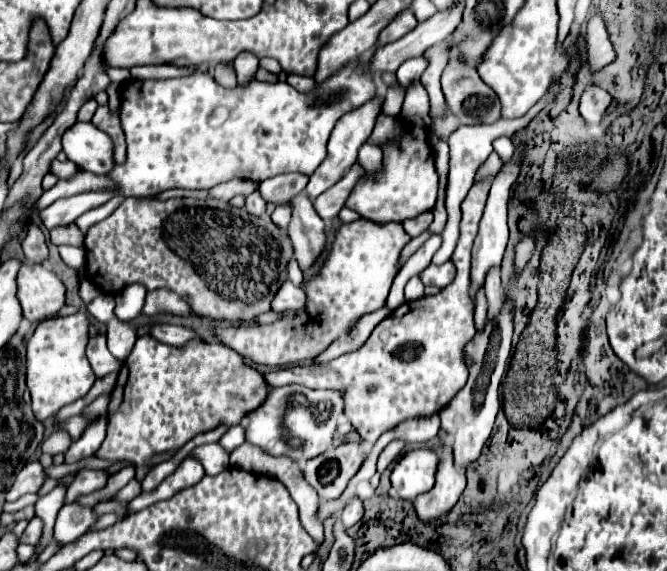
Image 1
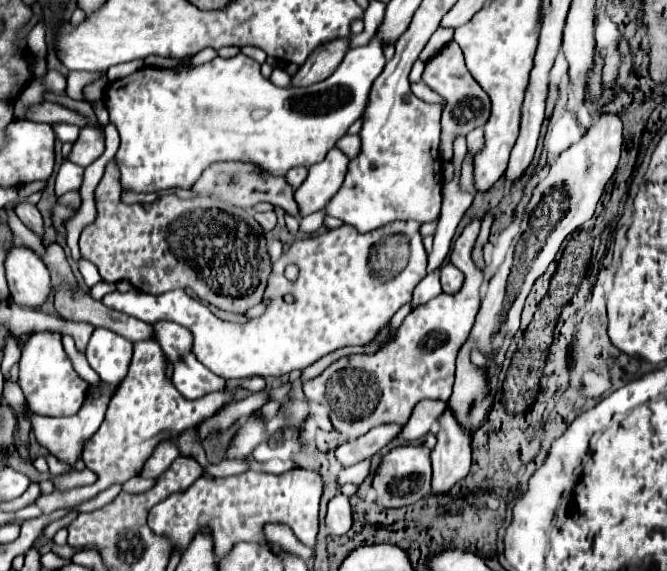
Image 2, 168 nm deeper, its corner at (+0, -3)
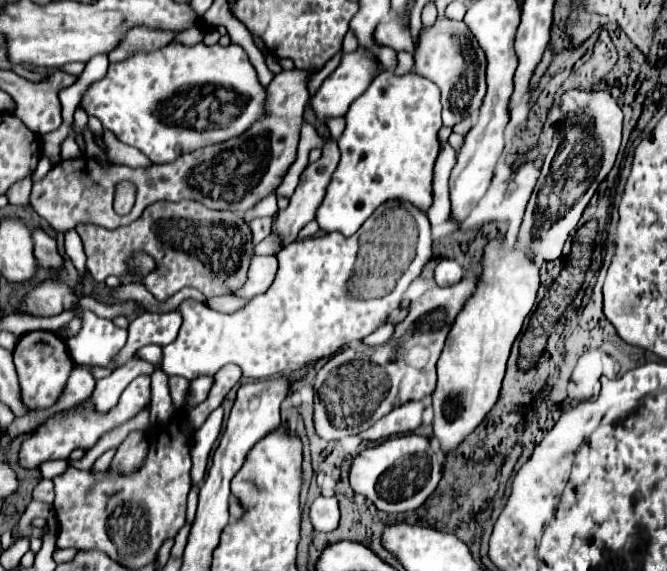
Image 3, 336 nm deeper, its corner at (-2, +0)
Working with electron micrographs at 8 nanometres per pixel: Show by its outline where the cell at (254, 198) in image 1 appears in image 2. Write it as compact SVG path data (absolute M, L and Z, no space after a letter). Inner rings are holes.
M268 211L268 213L256 213L254 219L262 225L264 233L270 233L270 231L276 227L276 215L274 215L274 211Z

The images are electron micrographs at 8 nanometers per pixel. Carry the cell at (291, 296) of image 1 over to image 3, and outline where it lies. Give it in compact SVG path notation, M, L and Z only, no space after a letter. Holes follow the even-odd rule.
M228 294L228 296L218 296L218 298L210 298L206 302L206 306L218 310L218 312L234 312L234 310L242 310L242 306L246 306L248 300L246 298L240 298L240 296L234 296L234 294Z

